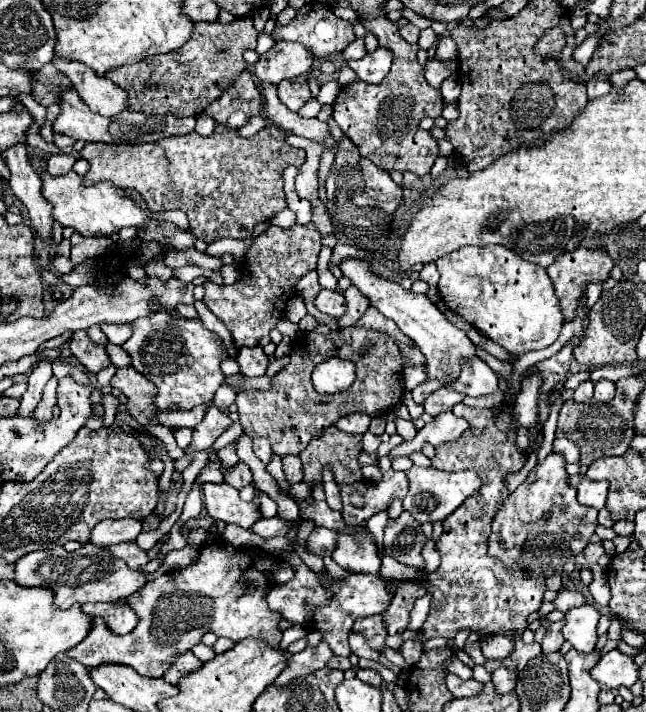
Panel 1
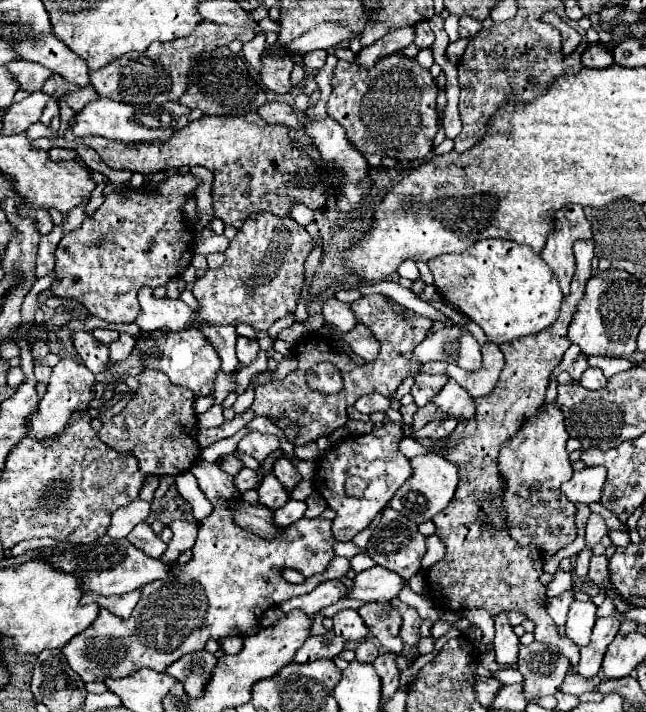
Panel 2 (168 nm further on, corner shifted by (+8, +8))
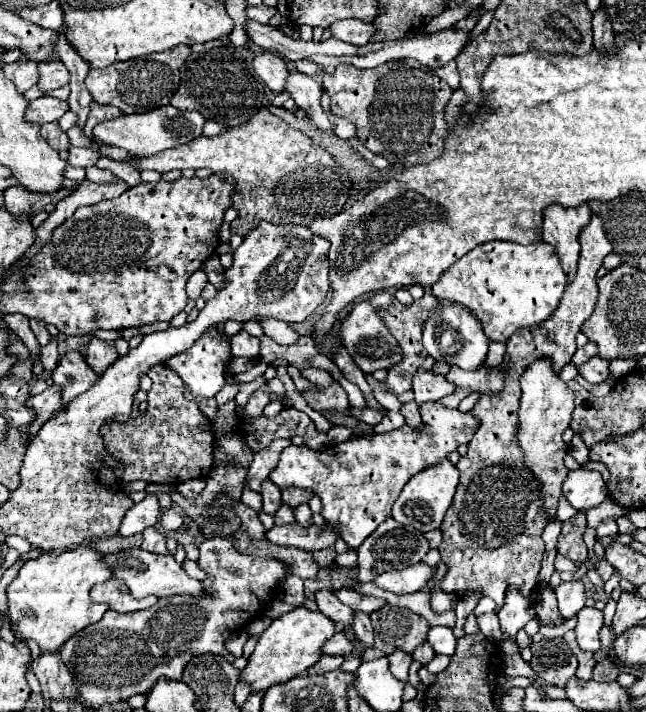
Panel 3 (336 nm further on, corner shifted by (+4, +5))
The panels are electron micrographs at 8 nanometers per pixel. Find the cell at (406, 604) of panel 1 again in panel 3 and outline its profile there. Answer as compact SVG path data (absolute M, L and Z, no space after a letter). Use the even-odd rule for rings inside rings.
M425 641L425 643L421 643L421 645L413 651L413 659L415 659L415 661L419 661L421 665L429 663L433 655L435 655L435 651L429 647L429 643L427 643L427 641Z

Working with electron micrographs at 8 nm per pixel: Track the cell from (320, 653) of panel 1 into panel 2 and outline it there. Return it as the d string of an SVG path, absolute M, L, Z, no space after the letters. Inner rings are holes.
M327 632L323 636L309 636L305 644L297 650L293 662L313 662L319 658L335 658L345 648L345 640L335 636L335 632Z

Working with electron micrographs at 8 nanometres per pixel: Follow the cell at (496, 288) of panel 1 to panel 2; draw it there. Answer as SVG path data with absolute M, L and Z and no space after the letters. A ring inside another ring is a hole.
M499 238L481 240L463 254L445 254L431 260L429 268L441 296L477 322L493 344L541 332L557 320L563 300L559 280L547 268L547 262L527 246Z

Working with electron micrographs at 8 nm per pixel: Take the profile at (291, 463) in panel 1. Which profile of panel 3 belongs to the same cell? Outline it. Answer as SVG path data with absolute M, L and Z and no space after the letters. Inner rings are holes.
M297 487L281 489L281 493L283 493L283 501L287 501L289 507L297 507L299 503L307 503L313 497L311 489L297 489Z

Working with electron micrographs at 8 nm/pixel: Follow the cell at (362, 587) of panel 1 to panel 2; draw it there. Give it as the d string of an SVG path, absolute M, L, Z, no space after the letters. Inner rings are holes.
M373 566L355 576L355 584L349 592L349 598L359 598L365 602L389 602L399 596L405 584L407 580L401 580L397 572Z

